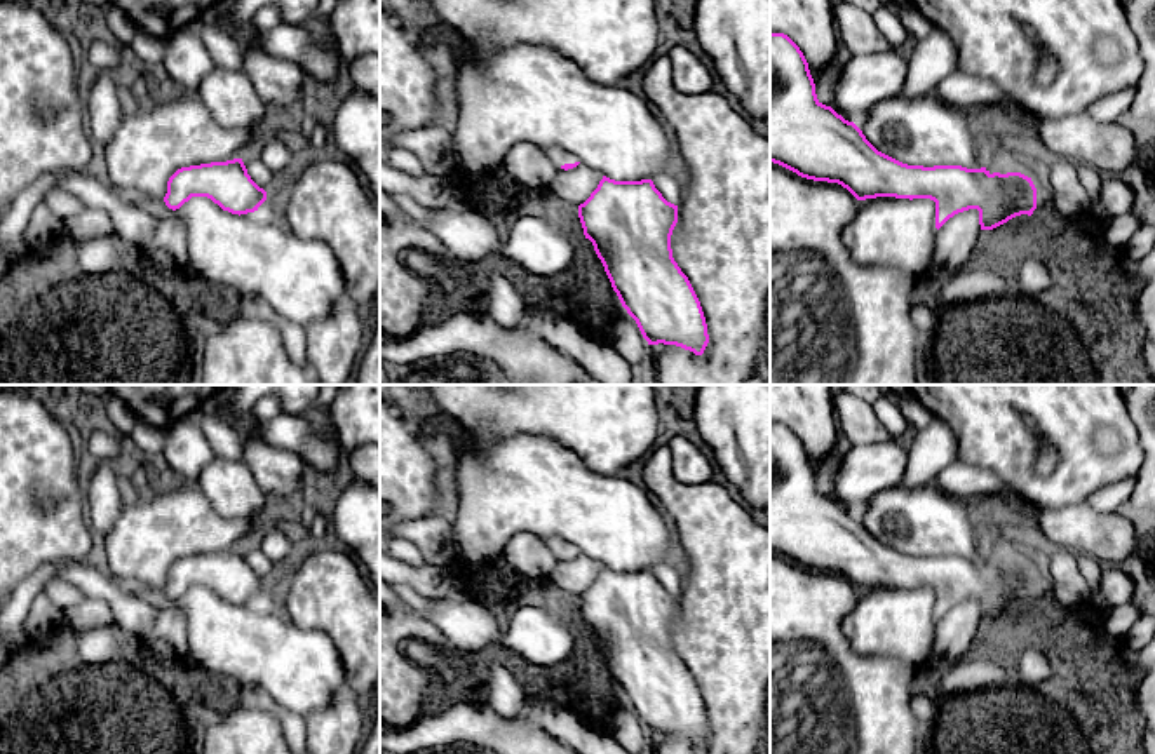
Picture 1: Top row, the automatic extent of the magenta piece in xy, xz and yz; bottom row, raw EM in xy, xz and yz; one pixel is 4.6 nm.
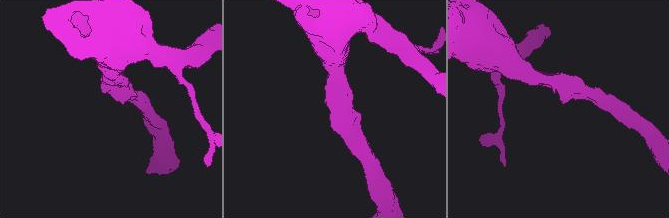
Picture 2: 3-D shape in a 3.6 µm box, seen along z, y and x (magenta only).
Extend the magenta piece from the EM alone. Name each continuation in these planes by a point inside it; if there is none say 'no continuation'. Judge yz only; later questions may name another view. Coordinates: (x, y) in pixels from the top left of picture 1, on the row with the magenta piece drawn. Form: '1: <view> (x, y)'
no continuation

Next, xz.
1: xz (558, 155)

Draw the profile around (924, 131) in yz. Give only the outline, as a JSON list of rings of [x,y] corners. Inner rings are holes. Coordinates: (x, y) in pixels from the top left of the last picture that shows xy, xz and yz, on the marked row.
[[[934,92],[876,103],[861,131],[878,151],[908,165],[983,167],[981,115],[956,110]]]

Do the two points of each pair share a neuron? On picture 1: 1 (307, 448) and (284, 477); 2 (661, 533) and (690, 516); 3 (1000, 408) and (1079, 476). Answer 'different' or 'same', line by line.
1: different
2: different
3: same

